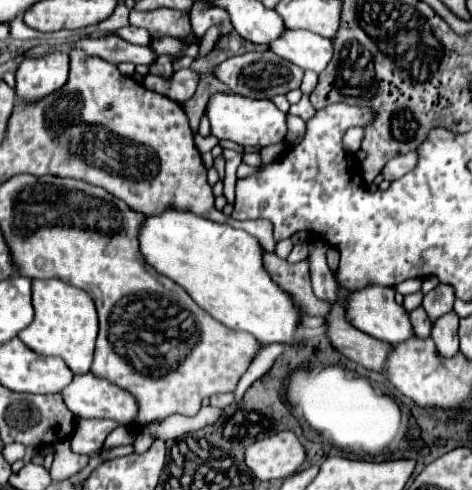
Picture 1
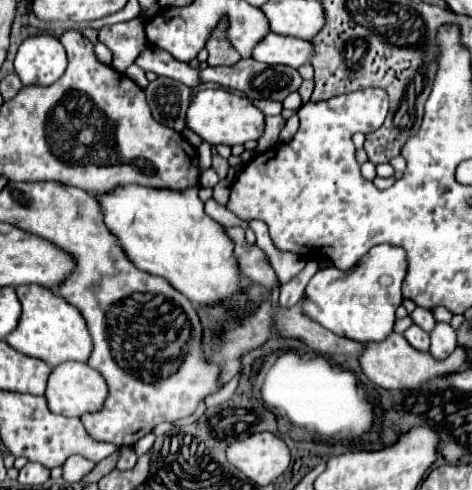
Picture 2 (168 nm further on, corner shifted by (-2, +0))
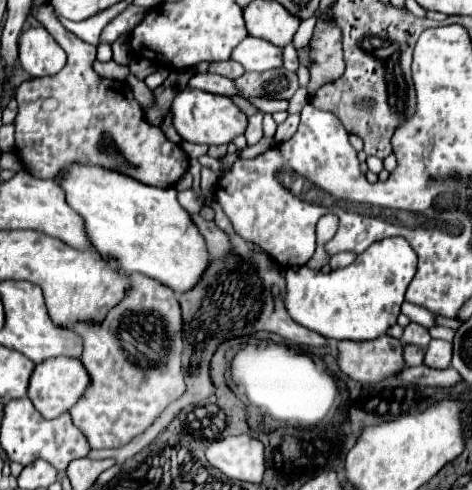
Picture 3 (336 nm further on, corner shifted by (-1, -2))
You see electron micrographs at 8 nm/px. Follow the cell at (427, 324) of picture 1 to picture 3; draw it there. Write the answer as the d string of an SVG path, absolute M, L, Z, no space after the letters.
M407 345L405 347L405 363L409 365L409 367L415 367L415 365L419 365L419 363L423 363L423 357L425 357L425 351L421 349L421 347L417 347L417 345Z

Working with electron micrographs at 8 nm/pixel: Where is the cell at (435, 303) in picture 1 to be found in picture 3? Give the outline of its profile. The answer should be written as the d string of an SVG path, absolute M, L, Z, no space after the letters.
M409 323L405 327L405 333L401 337L403 343L413 343L413 345L419 345L419 347L427 347L429 341L431 341L431 335L429 335L429 329L419 325L419 323Z

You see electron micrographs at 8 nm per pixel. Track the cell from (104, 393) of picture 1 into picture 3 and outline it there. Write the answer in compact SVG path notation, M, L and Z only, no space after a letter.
M55 357L39 363L31 375L29 381L29 399L33 401L35 409L47 419L55 419L65 411L71 411L71 407L85 395L87 387L91 385L91 377L83 363L79 359L71 357Z

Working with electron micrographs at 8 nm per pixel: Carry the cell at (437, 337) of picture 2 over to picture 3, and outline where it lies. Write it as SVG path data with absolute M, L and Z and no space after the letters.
M431 339L427 351L425 351L425 365L435 369L447 369L451 363L453 345L443 339Z

